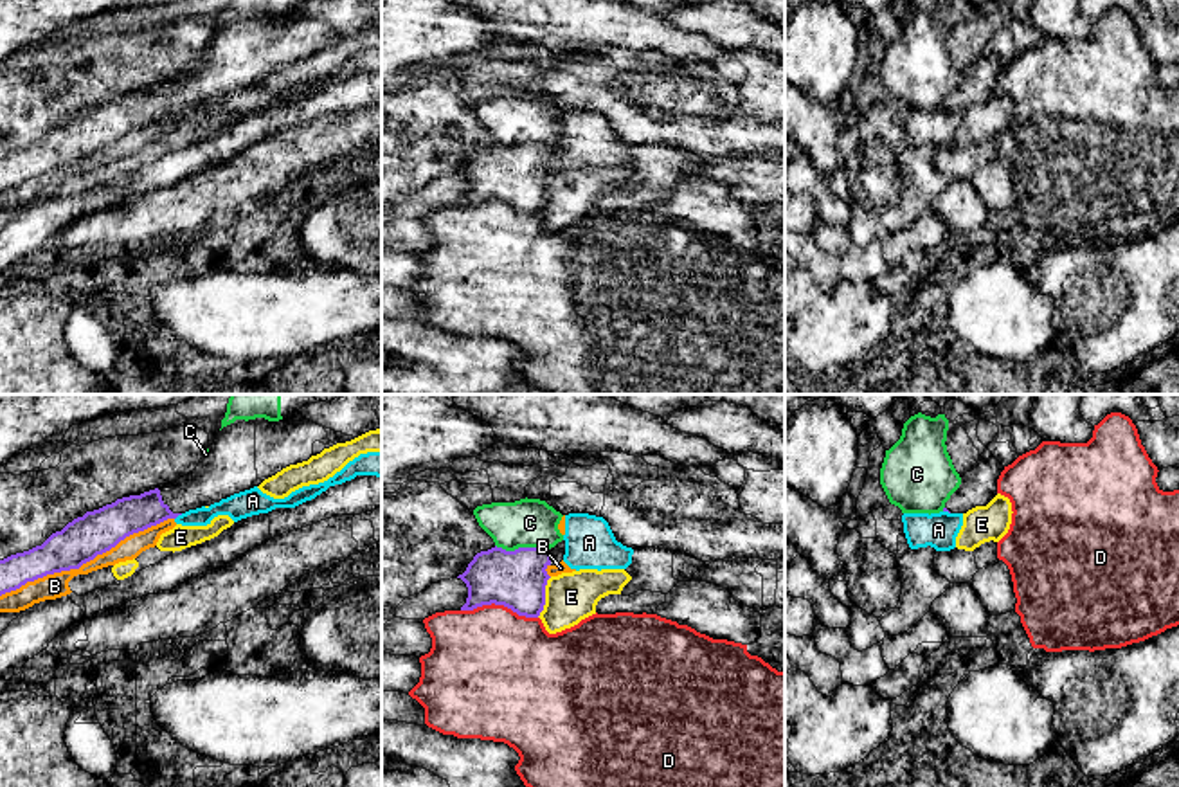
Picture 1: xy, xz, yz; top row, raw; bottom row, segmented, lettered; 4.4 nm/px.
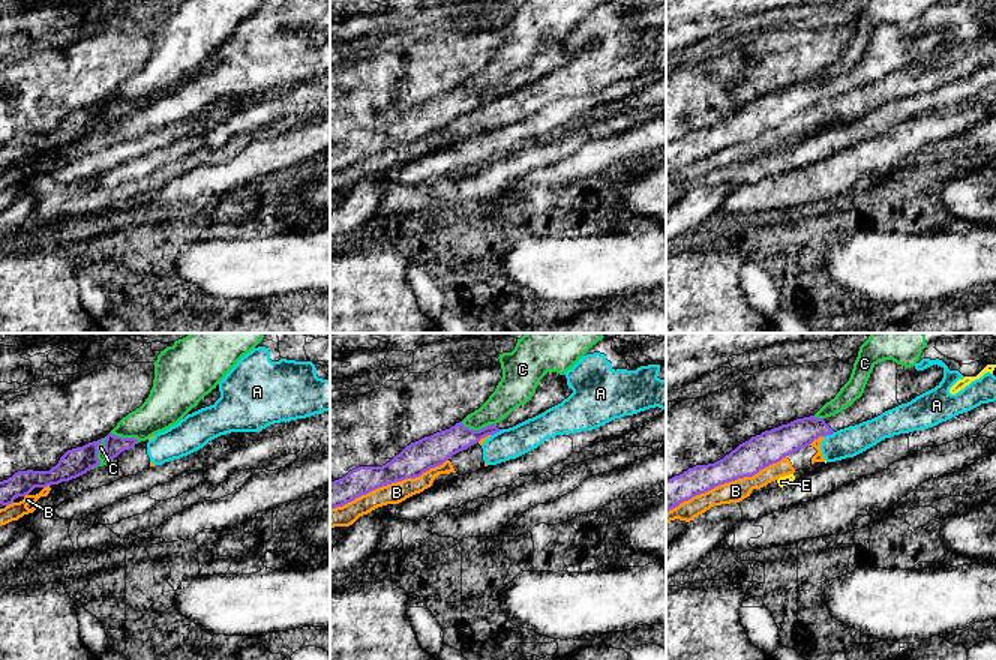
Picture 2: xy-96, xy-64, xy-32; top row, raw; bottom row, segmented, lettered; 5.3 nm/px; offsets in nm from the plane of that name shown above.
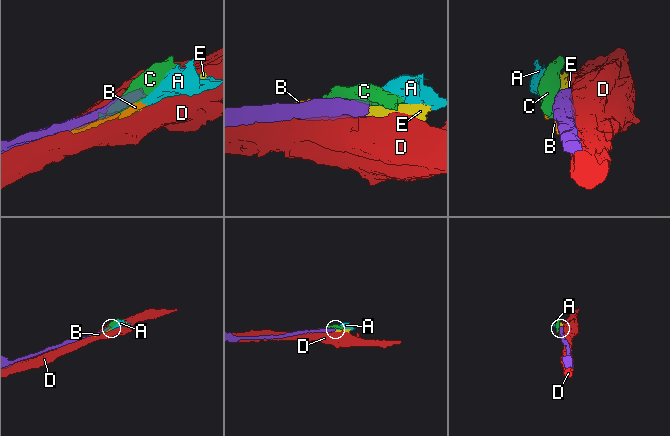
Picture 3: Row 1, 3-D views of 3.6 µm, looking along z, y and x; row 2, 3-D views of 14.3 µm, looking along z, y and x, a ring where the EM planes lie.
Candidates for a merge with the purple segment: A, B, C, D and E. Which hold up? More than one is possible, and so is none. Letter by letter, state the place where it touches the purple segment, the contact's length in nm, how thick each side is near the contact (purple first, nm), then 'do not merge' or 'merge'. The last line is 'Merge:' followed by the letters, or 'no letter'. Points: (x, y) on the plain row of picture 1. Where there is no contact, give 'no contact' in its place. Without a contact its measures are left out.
A: contact xy (179, 110); length 50 nm; calibres 170 and 90 nm; do not merge
B: contact xy (87, 157); length 850 nm; calibres 190 and 110 nm; do not merge
C: contact xz (522, 144); length 240 nm; calibres 260 and 220 nm; do not merge
D: contact xz (499, 200); length 340 nm; calibres 260 and 460 nm; do not merge
E: contact xz (544, 193); length 200 nm; calibres 260 and 220 nm; do not merge
Merge: no letter

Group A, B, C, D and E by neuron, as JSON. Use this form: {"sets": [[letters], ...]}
{"sets": [["A", "B"], ["C"], ["D"], ["E"]]}

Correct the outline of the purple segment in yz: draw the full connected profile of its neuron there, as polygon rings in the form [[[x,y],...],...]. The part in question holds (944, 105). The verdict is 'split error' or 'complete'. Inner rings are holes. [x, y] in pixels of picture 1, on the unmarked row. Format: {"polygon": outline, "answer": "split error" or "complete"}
{"polygon": [[[992,52],[979,56],[963,74],[959,85],[945,99],[943,108],[967,110],[986,103],[997,92],[997,76],[1004,63]]], "answer": "split error"}

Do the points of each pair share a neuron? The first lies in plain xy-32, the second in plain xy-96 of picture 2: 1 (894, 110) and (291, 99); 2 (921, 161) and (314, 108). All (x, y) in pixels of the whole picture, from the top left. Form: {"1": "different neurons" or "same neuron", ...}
{"1": "different neurons", "2": "different neurons"}

